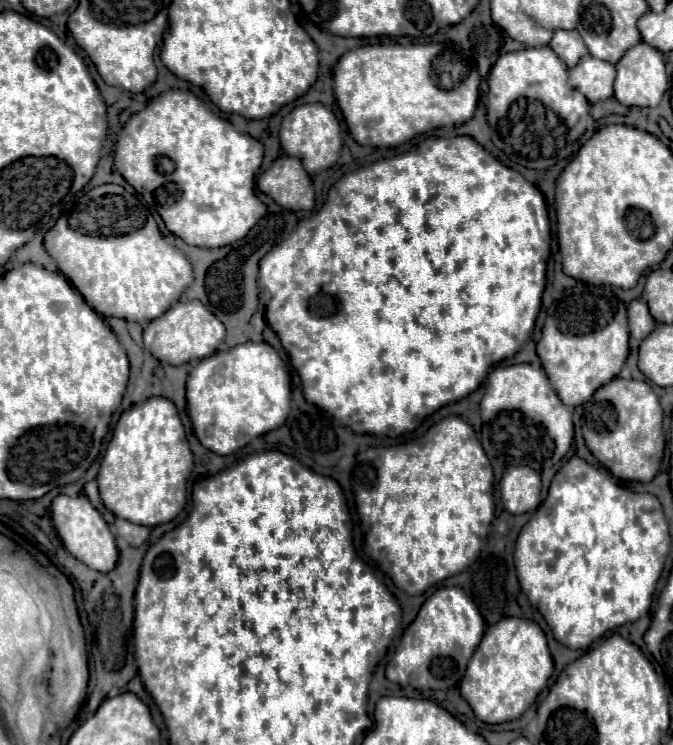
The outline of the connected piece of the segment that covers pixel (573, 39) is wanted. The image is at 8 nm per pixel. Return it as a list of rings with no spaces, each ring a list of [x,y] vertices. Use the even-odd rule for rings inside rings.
[[[556,30],[550,48],[560,60],[566,62],[568,68],[574,68],[574,64],[578,64],[578,60],[588,52],[582,36],[578,36],[576,30]]]

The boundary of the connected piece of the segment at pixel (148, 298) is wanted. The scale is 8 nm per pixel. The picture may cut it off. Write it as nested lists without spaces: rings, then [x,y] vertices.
[[[62,216],[44,236],[44,248],[98,314],[130,322],[148,322],[162,316],[194,280],[192,264],[184,252],[164,240],[154,216],[146,216],[146,224],[138,232],[116,238],[74,232]]]

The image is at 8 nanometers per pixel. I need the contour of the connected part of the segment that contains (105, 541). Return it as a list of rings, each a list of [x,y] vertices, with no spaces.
[[[64,494],[56,496],[52,500],[52,522],[54,522],[58,536],[62,538],[64,548],[74,558],[78,558],[82,564],[86,564],[92,570],[104,572],[104,574],[110,572],[116,566],[118,548],[116,548],[114,536],[110,532],[108,524],[104,522],[104,518],[100,516],[100,512],[88,502],[88,498],[84,494],[76,496],[76,498],[70,498],[70,496],[64,496]]]

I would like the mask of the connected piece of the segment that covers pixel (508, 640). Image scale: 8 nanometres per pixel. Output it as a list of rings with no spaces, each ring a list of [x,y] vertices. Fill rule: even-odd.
[[[506,618],[488,626],[460,682],[460,694],[472,706],[478,720],[486,724],[510,722],[530,708],[552,676],[552,670],[552,656],[540,626],[526,618]]]

